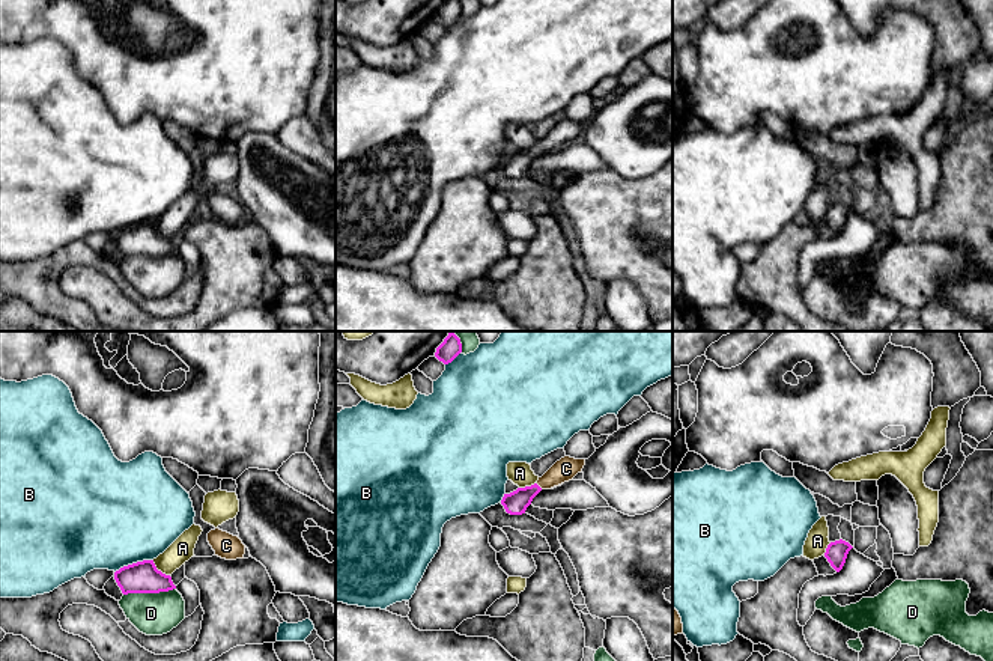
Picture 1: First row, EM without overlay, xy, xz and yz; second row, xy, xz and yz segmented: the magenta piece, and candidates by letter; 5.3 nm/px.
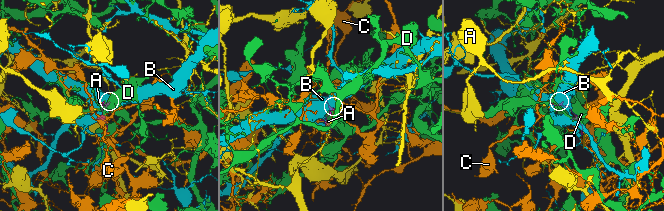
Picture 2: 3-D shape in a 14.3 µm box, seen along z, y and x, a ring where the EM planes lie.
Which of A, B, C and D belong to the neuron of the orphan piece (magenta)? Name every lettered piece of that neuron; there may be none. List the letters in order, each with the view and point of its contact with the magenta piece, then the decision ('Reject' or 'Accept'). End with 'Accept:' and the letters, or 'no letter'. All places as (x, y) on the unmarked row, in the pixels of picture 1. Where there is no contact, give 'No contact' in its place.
A: Touches magenta at xy (160, 234). Reject
B: Touches magenta at xy (133, 226). Reject
C: Touches magenta at xz (537, 148). Accept
D: Touches magenta at xy (149, 255). Reject
Accept: C

